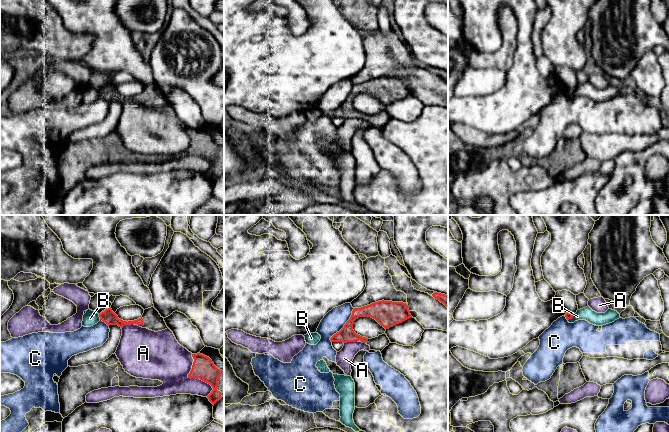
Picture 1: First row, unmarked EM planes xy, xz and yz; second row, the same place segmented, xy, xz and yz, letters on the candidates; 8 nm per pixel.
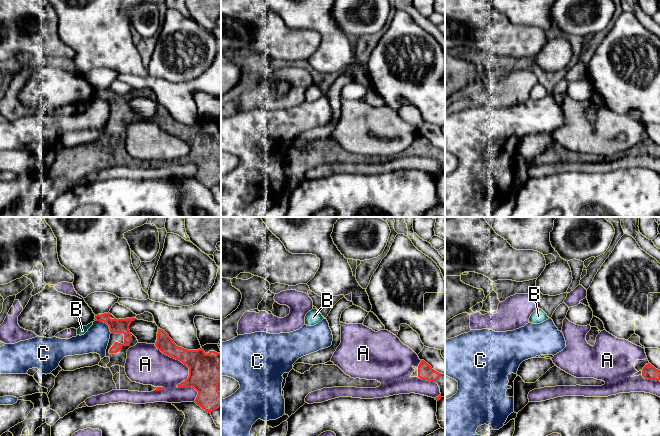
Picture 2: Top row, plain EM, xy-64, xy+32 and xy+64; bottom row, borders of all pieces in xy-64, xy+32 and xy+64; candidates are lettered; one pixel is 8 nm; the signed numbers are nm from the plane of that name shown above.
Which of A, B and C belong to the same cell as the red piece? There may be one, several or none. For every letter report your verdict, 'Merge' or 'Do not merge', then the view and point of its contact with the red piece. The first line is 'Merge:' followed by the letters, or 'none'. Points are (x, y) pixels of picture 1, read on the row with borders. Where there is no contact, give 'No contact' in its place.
Merge: none
A: Do not merge. Touches red at xy (194, 377)
B: Do not merge. Touches red at xy (99, 316)
C: Do not merge. Touches red at xz (344, 326)

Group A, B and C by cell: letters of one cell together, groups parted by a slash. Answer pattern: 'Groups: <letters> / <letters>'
Groups: A / B / C

